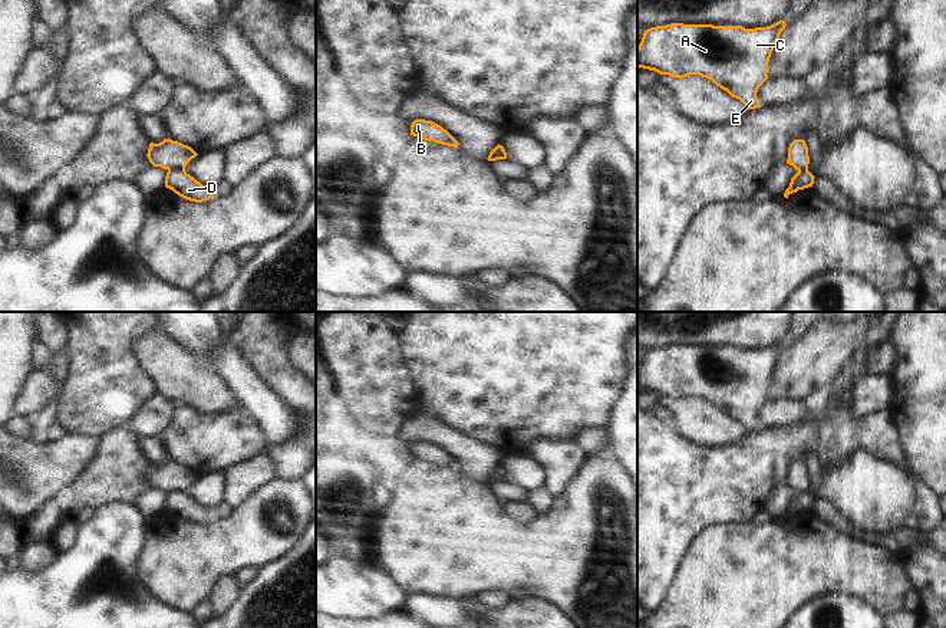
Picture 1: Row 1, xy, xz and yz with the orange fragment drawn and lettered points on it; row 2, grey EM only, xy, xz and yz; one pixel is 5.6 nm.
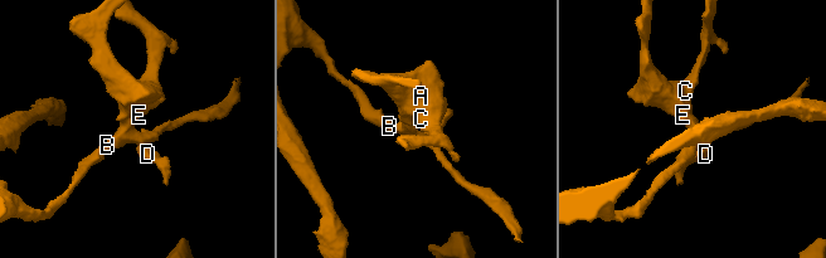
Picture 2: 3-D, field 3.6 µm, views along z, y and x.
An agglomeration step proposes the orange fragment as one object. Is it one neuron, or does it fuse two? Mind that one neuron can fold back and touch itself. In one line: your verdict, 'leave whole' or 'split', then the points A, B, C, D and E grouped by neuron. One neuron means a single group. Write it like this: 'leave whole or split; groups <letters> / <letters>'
split; groups A B C E / D

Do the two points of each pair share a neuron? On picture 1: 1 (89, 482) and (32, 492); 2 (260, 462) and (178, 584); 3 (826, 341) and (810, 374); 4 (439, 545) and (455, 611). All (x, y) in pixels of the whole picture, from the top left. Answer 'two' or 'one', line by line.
1: two
2: two
3: one
4: two

